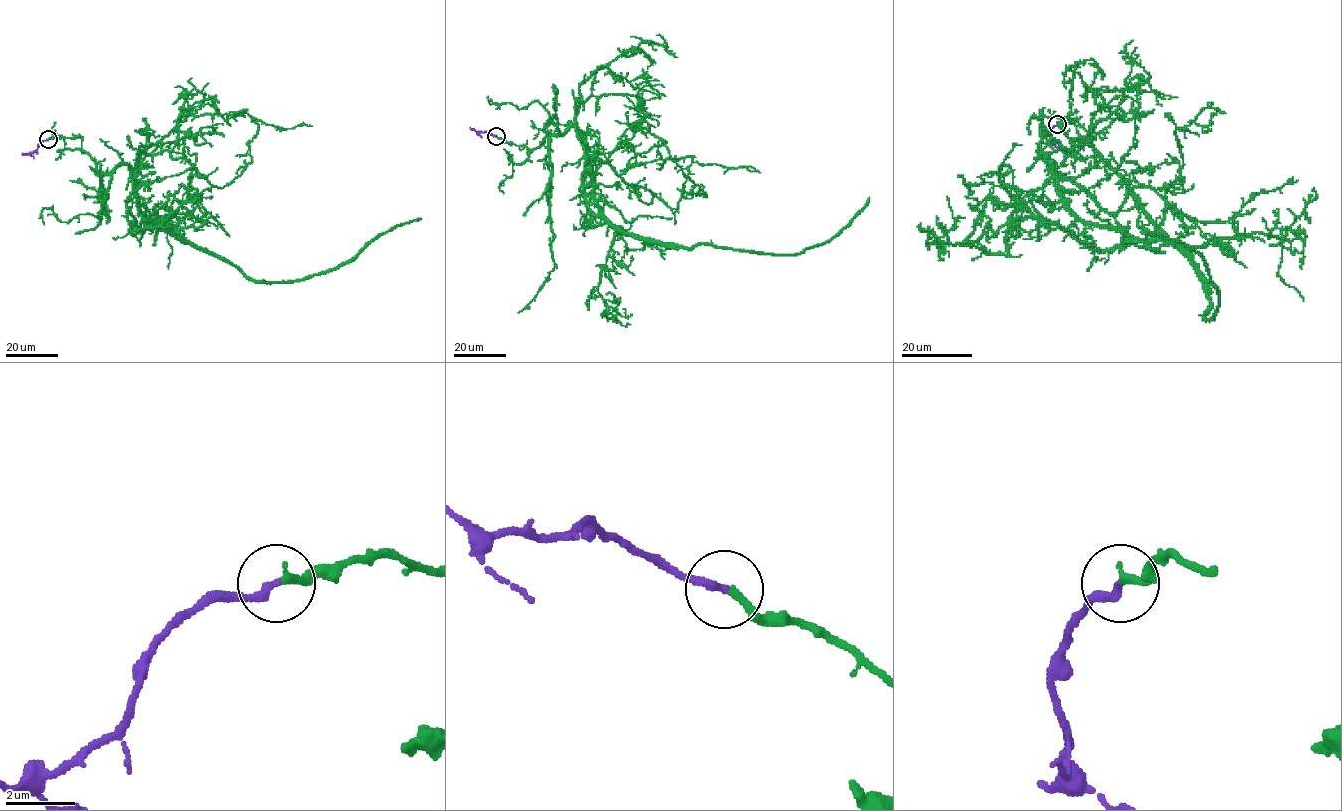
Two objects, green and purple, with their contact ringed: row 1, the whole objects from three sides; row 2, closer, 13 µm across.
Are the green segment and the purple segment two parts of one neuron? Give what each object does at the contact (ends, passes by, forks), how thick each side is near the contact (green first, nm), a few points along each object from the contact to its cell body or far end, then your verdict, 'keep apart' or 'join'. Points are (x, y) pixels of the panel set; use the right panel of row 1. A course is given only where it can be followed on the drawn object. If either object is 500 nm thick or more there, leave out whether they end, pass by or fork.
green ends | purple ends | 240/240 nm | green via (1056, 124), (1079, 136), (1055, 170), (1044, 159), (1060, 198), (1178, 248), (1211, 319), (1206, 263), (1141, 232) | purple via (1056, 124), (1051, 129), (1051, 143), (1045, 144) | join

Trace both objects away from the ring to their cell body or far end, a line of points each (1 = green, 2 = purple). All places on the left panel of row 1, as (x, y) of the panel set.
1: (48, 139), (82, 138), (98, 172), (126, 164), (146, 223), (257, 281), (330, 271), (421, 218)
2: (48, 139), (43, 140), (32, 153), (21, 153)

